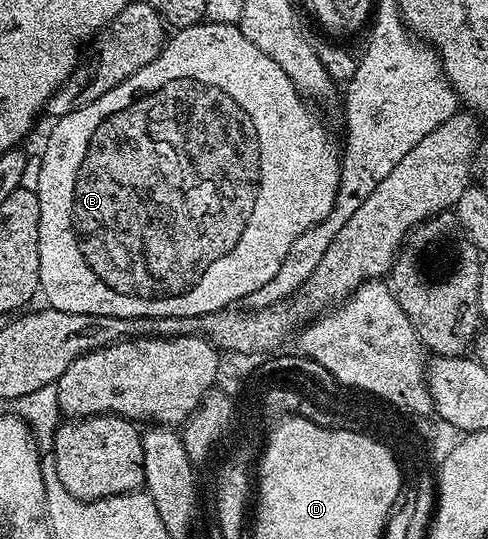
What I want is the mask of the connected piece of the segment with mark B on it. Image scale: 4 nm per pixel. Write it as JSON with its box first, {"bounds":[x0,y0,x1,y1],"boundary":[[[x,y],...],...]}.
{"bounds":[35,22,342,316],"boundary":[[[202,22],[190,28],[182,28],[174,31],[172,35],[166,39],[165,49],[161,51],[159,58],[155,58],[155,62],[143,66],[143,70],[139,70],[134,76],[127,78],[127,82],[115,86],[115,90],[103,94],[103,98],[95,98],[95,102],[91,102],[71,114],[60,117],[60,119],[56,121],[57,125],[50,130],[49,137],[45,140],[45,149],[41,152],[41,169],[37,172],[37,184],[35,183],[35,191],[39,198],[38,252],[39,278],[41,279],[40,291],[43,293],[43,296],[45,294],[46,298],[49,299],[46,300],[48,307],[67,310],[75,314],[111,314],[112,316],[202,316],[203,314],[217,312],[220,308],[228,308],[236,305],[238,302],[244,301],[241,300],[244,296],[252,297],[260,288],[267,286],[267,282],[271,282],[271,278],[275,278],[275,274],[279,274],[279,270],[287,258],[287,250],[291,250],[295,238],[299,238],[299,234],[303,234],[312,224],[323,222],[323,218],[327,218],[327,214],[331,214],[331,206],[335,206],[335,194],[339,190],[342,157],[339,155],[338,149],[336,152],[336,150],[329,145],[329,136],[325,133],[324,126],[309,113],[308,106],[310,107],[291,82],[291,78],[287,78],[287,74],[283,70],[279,70],[279,66],[270,56],[263,54],[263,50],[256,48],[254,44],[241,33],[240,27],[232,24]]]}

